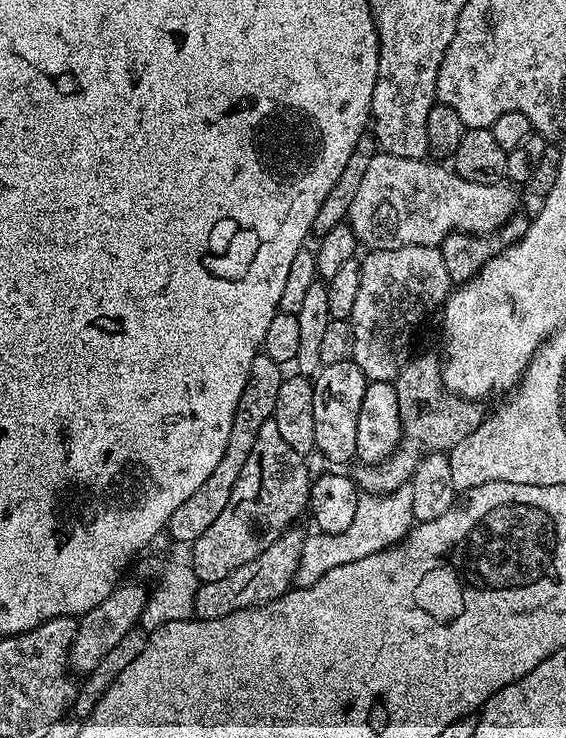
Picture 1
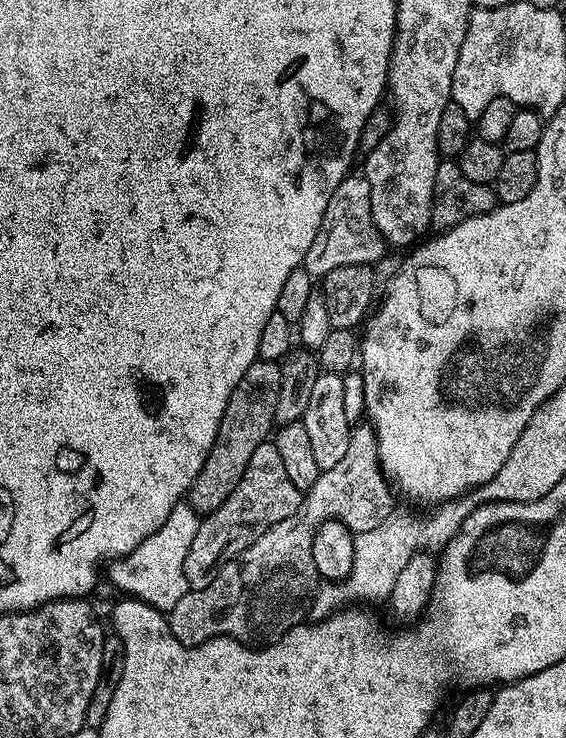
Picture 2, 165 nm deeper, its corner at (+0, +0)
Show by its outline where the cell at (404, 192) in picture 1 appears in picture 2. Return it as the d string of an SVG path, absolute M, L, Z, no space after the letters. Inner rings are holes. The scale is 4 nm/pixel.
M354 174L346 176L335 193L330 196L314 243L310 246L310 250L306 250L302 266L313 279L321 279L330 270L336 270L339 266L375 265L374 262L381 258L384 248L386 249L383 237L370 221L372 210L368 205L367 181L362 176L357 178L354 176Z

